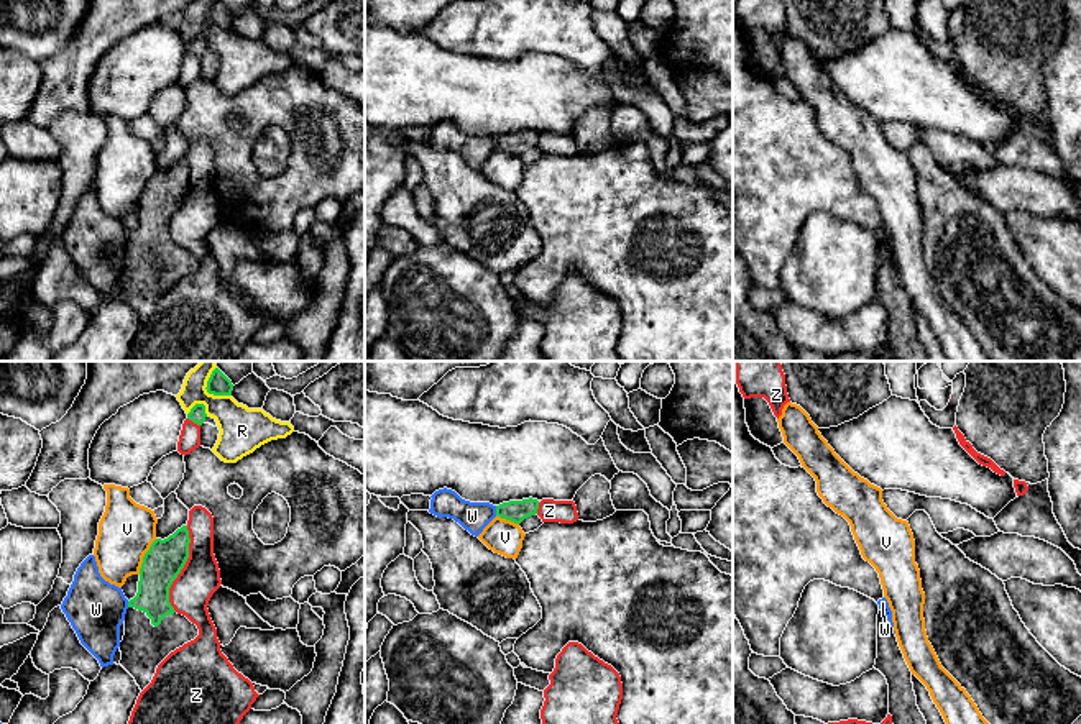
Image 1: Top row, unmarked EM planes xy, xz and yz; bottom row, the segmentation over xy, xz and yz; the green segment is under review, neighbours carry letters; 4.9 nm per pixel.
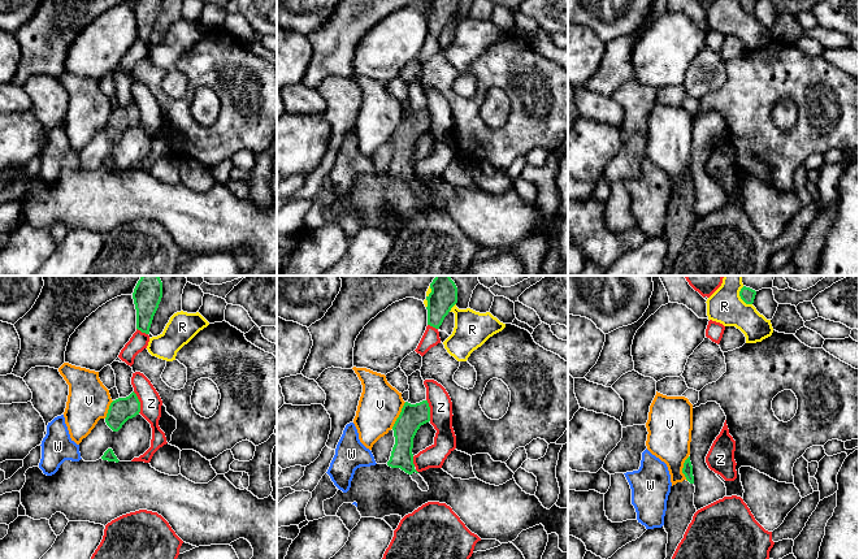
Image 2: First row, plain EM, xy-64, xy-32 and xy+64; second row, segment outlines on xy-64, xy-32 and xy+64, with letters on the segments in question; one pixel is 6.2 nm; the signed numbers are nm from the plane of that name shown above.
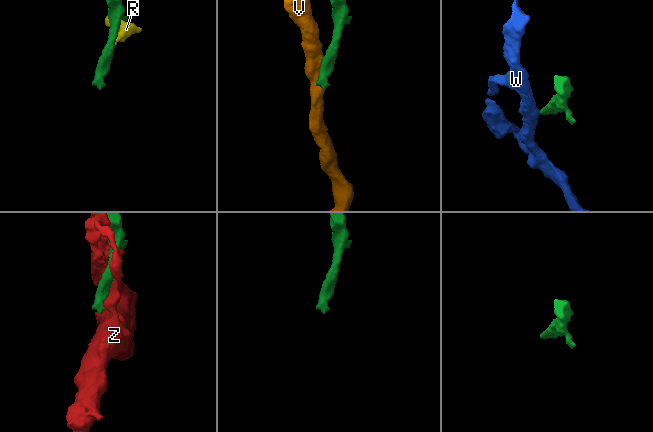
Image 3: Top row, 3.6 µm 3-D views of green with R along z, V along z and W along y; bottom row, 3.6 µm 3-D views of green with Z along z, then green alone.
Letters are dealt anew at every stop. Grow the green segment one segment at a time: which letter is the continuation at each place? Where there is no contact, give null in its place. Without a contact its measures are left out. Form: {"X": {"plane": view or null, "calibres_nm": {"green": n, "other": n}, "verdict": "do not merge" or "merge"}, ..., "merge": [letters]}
{"R": {"plane": "xy", "calibres_nm": {"green": 80, "other": 200}, "verdict": "do not merge"}, "V": {"plane": "xy", "calibres_nm": {"green": 190, "other": 280}, "verdict": "do not merge"}, "W": {"plane": "xz", "calibres_nm": {"green": 110, "other": 140}, "verdict": "do not merge"}, "Z": {"plane": "xy", "calibres_nm": {"green": 190, "other": 200}, "verdict": "do not merge"}, "merge": []}

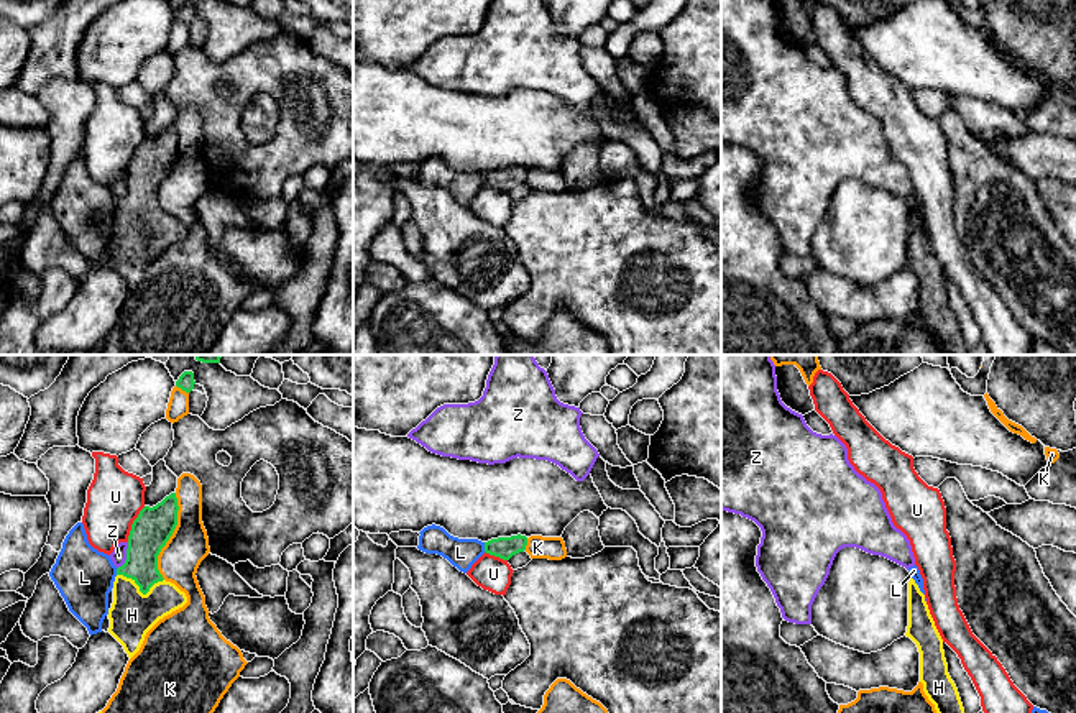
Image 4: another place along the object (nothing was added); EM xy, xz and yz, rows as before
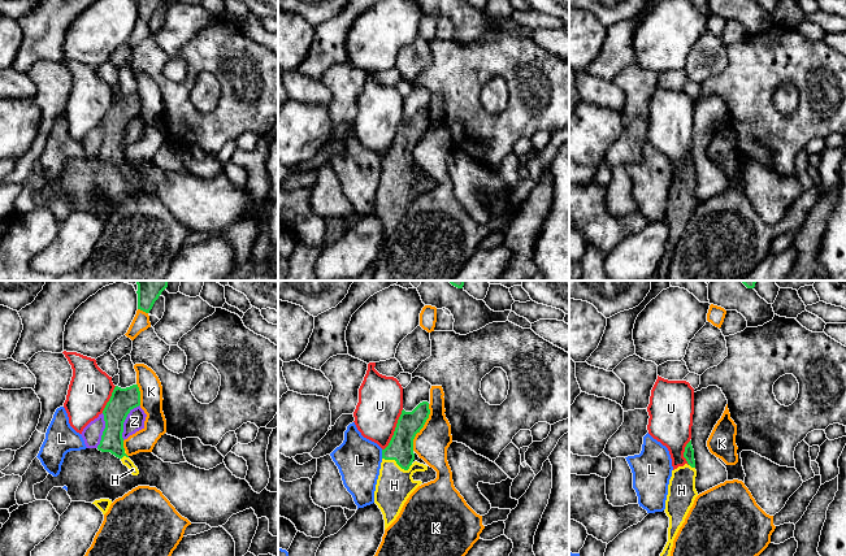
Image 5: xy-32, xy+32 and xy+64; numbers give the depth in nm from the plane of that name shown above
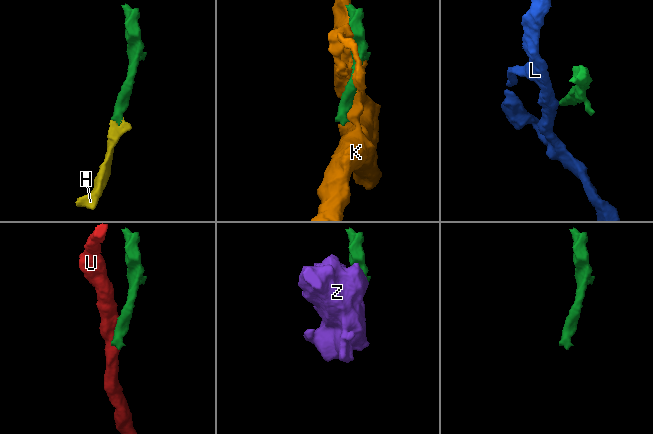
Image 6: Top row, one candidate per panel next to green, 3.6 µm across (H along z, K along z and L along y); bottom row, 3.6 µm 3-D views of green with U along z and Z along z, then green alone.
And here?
{"H": {"plane": "xy", "calibres_nm": {"green": 170, "other": 220}, "verdict": "merge"}, "K": {"plane": "xy", "calibres_nm": {"green": 190, "other": 200}, "verdict": "do not merge"}, "L": {"plane": "xz", "calibres_nm": {"green": 110, "other": 140}, "verdict": "do not merge"}, "U": {"plane": "xy", "calibres_nm": {"green": 190, "other": 280}, "verdict": "do not merge"}, "Z": {"plane": "xy", "calibres_nm": {"green": 190, "other": 80}, "verdict": "do not merge"}, "merge": ["H"]}

